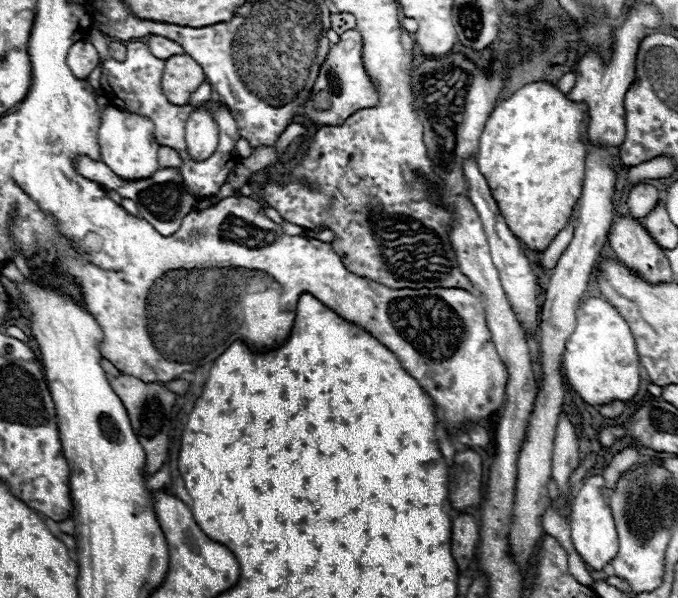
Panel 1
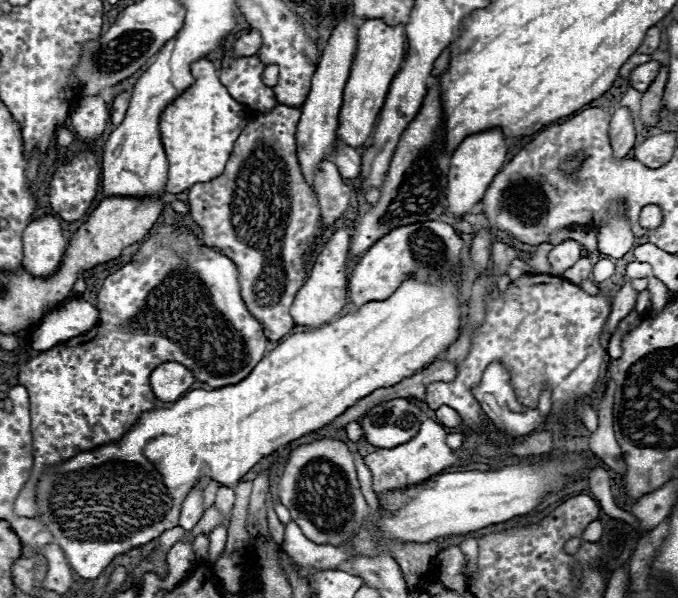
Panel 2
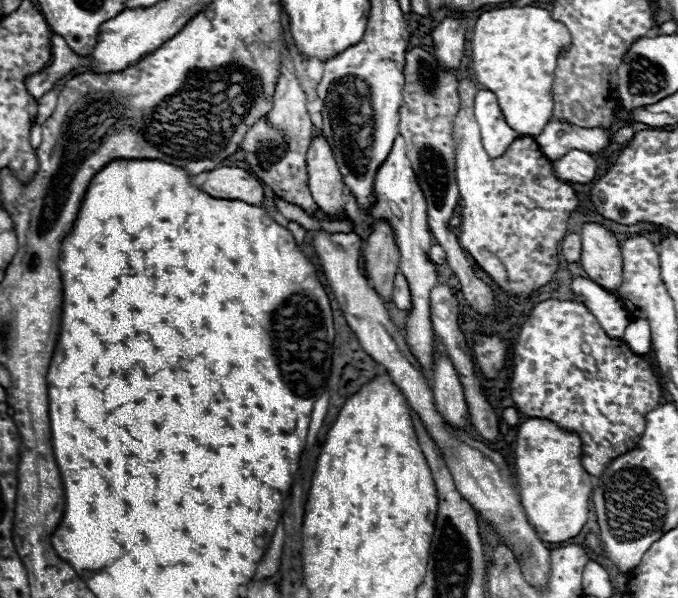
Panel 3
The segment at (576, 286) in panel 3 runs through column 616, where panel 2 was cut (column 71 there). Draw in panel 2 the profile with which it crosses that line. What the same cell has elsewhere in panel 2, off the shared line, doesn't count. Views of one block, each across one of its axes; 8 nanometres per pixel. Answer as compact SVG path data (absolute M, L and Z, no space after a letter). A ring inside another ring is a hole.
M82 298L64 300L54 312L46 314L30 334L34 350L48 350L60 342L80 336L98 324L98 310Z

